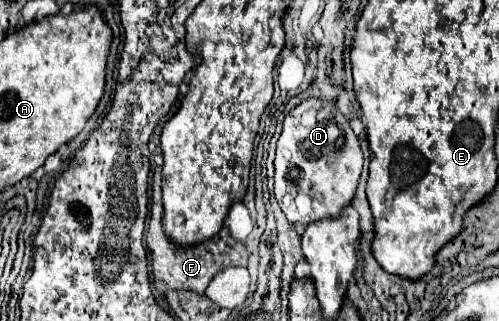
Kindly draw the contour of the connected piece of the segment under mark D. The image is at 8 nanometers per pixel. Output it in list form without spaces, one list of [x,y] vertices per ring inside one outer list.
[[[307,99],[283,121],[275,157],[275,197],[293,225],[337,219],[351,205],[363,169],[363,153],[355,133],[335,103]]]

